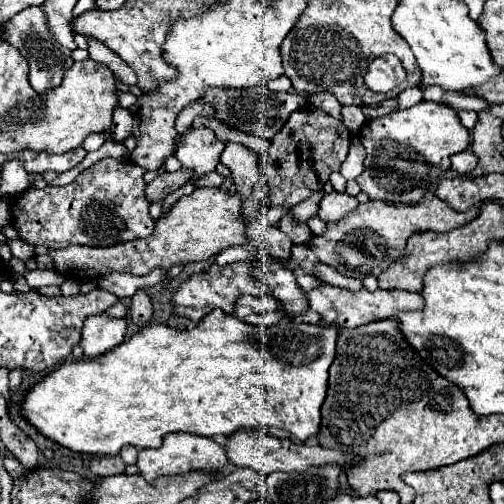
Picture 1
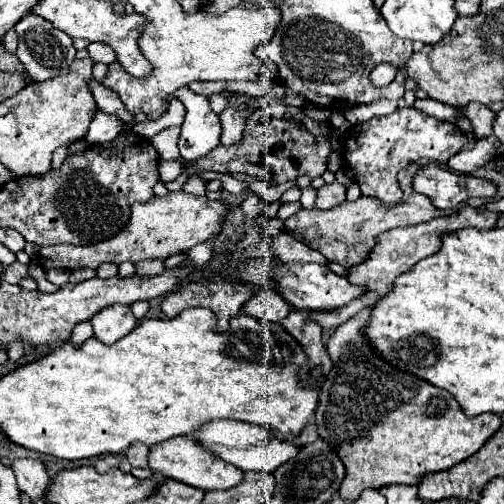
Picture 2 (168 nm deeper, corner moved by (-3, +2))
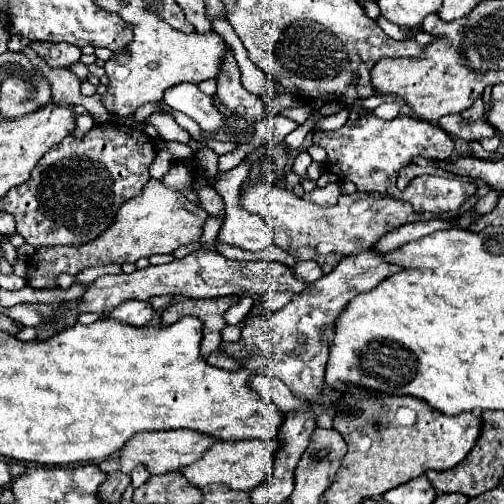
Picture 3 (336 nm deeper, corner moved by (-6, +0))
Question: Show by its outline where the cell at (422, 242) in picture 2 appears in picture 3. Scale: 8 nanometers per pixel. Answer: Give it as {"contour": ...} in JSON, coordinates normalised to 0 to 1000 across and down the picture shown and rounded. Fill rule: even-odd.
{"contour":[[[730,494],[690,506],[667,534],[619,562],[611,585],[591,585],[571,609],[540,625],[508,625],[484,637],[480,669],[472,681],[444,681],[444,696],[468,712],[484,712],[484,728],[560,752],[591,792],[627,792],[643,768],[643,732],[651,720],[651,688],[667,665],[667,633],[690,609],[694,593],[754,565],[766,550],[802,538],[802,530],[770,522],[762,502]],[[488,704],[508,708],[492,724]]]}

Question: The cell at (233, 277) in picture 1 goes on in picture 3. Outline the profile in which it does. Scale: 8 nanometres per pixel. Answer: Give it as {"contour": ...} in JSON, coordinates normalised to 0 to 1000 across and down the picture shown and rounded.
{"contour":[[[468,585],[460,589],[425,589],[425,593],[365,593],[333,605],[321,617],[321,645],[341,645],[361,625],[385,625],[405,641],[405,669],[401,669],[401,708],[413,708],[429,696],[440,681],[440,653],[452,645],[444,621],[456,605],[472,597]]]}

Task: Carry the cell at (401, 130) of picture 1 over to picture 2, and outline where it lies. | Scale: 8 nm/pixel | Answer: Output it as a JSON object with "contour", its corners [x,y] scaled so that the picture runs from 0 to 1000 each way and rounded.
{"contour":[[[800,212],[776,228],[740,232],[724,244],[696,248],[685,276],[681,331],[700,343],[720,387],[736,387],[768,407],[780,407],[800,391],[800,379],[788,363],[788,343],[796,335],[835,312],[883,327],[895,308],[919,296],[923,284],[927,272],[907,248],[867,240],[823,212]]]}

